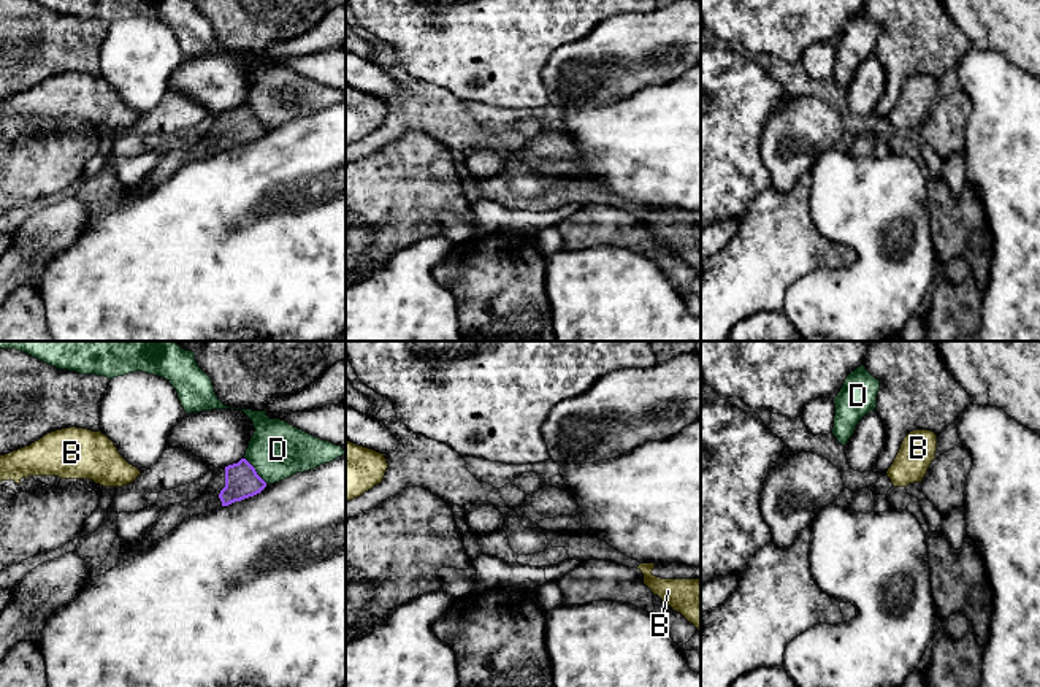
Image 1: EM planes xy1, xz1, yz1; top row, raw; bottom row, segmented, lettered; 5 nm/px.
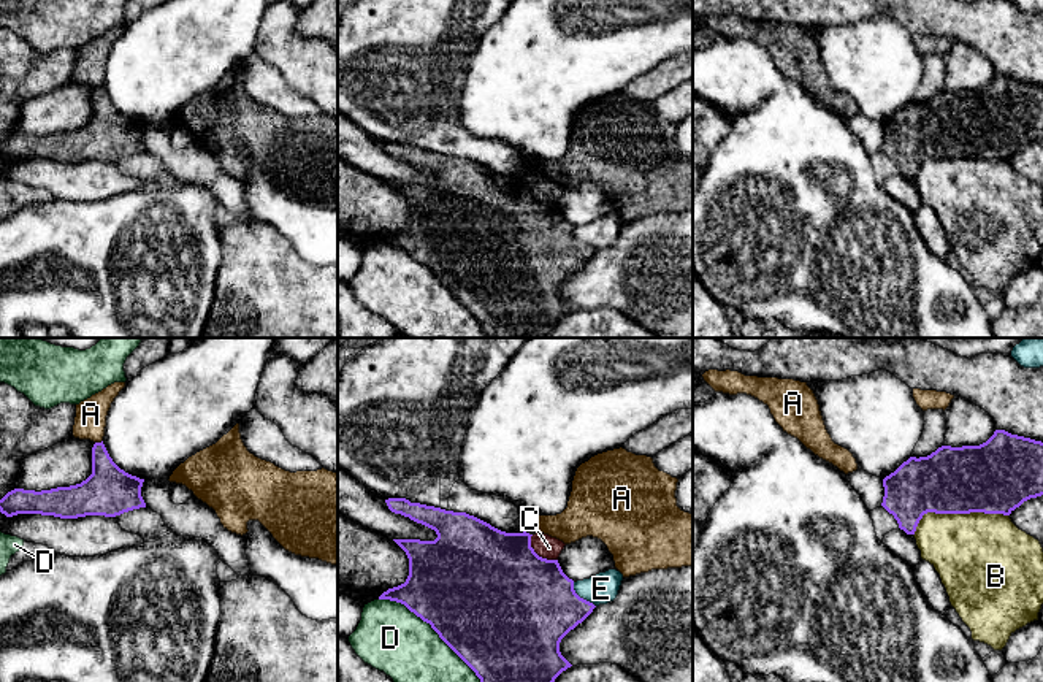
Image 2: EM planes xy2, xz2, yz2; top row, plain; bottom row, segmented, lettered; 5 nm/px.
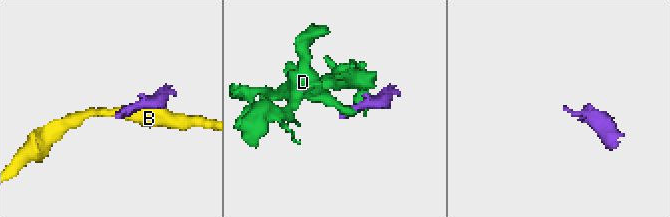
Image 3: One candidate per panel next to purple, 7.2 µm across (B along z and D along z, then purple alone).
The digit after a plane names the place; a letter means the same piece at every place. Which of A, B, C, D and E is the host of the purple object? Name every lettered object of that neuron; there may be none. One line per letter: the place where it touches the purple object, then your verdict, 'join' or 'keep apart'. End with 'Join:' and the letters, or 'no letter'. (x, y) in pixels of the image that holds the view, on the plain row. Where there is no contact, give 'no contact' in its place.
A: xy2 (99, 88) | keep apart
B: yz2 (956, 157) | keep apart
C: xz2 (538, 200) | keep apart
D: xz2 (436, 276) | keep apart
E: xz2 (579, 241) | keep apart
Join: no letter

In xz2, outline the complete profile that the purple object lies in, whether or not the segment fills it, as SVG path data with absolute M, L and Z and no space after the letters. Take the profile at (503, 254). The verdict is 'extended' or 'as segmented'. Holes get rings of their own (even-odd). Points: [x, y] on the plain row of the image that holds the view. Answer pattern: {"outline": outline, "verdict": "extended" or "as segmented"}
{"outline": "M406 143L385 144L395 159L409 162L436 176L434 186L393 184L409 203L404 228L388 233L379 244L404 249L430 268L439 282L476 317L487 338L548 338L555 324L572 309L561 300L561 284L596 252L580 243L558 205L539 201L529 178L506 178L466 157L445 155L411 148Z", "verdict": "as segmented"}

